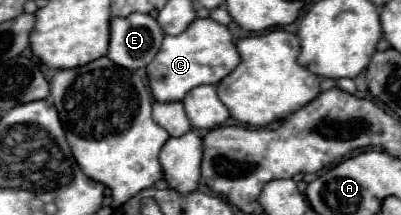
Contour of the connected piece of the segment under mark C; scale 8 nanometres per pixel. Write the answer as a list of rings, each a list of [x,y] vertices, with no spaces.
[[[196,19],[188,31],[180,35],[166,35],[160,51],[146,67],[148,85],[156,101],[182,101],[186,93],[198,85],[218,85],[240,63],[236,41],[226,25],[214,19]]]

